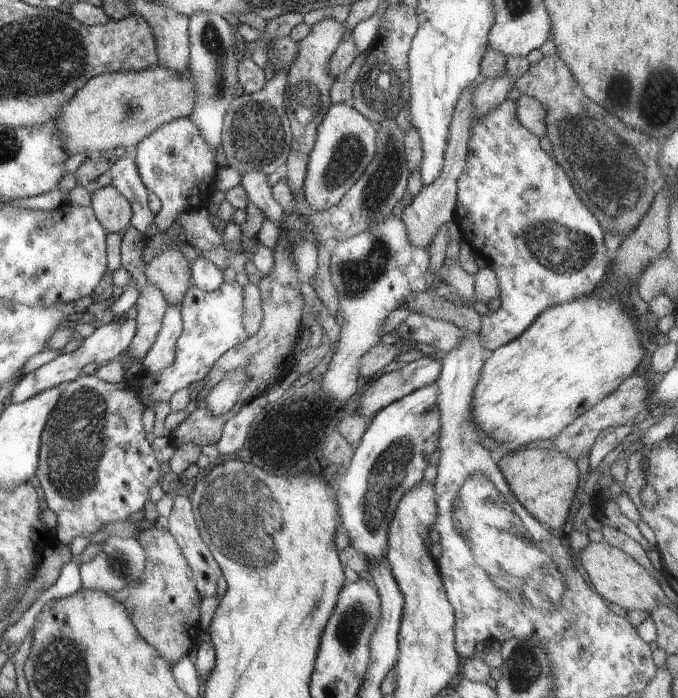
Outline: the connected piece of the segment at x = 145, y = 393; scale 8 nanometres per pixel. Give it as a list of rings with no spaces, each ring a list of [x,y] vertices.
[[[224,282],[218,290],[204,292],[197,286],[190,285],[181,304],[183,320],[182,334],[176,341],[174,362],[156,374],[144,373],[132,382],[132,391],[138,400],[150,402],[170,402],[172,394],[181,388],[198,382],[212,370],[214,363],[224,352],[237,344],[246,342],[250,336],[246,334],[243,324],[244,288],[238,283]]]

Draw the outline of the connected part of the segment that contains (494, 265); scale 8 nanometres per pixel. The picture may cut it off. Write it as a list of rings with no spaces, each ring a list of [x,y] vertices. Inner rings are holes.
[[[506,98],[496,110],[486,114],[482,120],[474,120],[471,123],[465,162],[466,168],[463,168],[462,174],[458,179],[458,192],[456,194],[455,222],[459,226],[461,238],[468,243],[467,246],[471,251],[474,251],[480,257],[482,263],[490,266],[496,272],[496,278],[498,278],[498,284],[500,284],[498,286],[500,288],[500,296],[497,302],[490,306],[489,312],[480,315],[480,322],[482,322],[482,328],[480,328],[479,332],[481,343],[484,348],[490,351],[518,338],[540,316],[540,313],[546,310],[546,308],[550,308],[551,305],[566,302],[566,300],[575,297],[589,295],[596,290],[607,276],[608,264],[611,259],[604,243],[605,232],[602,230],[600,223],[590,210],[586,208],[586,205],[580,200],[578,193],[572,188],[569,177],[564,168],[558,164],[553,152],[546,152],[542,149],[539,138],[518,122],[516,112],[518,112],[518,106],[516,106],[513,100]]]

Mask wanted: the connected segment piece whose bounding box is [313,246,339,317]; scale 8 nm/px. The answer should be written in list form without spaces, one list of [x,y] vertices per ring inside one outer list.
[[[320,246],[318,270],[316,270],[316,274],[313,276],[315,279],[313,287],[316,290],[316,294],[319,296],[319,300],[329,310],[330,314],[336,317],[339,311],[339,295],[336,294],[334,285],[332,284],[330,260],[331,253],[328,247]]]

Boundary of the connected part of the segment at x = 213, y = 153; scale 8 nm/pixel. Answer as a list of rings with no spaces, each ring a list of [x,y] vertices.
[[[180,117],[159,126],[134,147],[134,156],[142,182],[162,202],[160,212],[144,235],[145,244],[154,234],[167,231],[176,223],[178,214],[209,206],[210,196],[217,190],[214,188],[216,170],[222,165],[219,149],[212,148],[212,144],[202,138],[198,126],[190,118]]]

